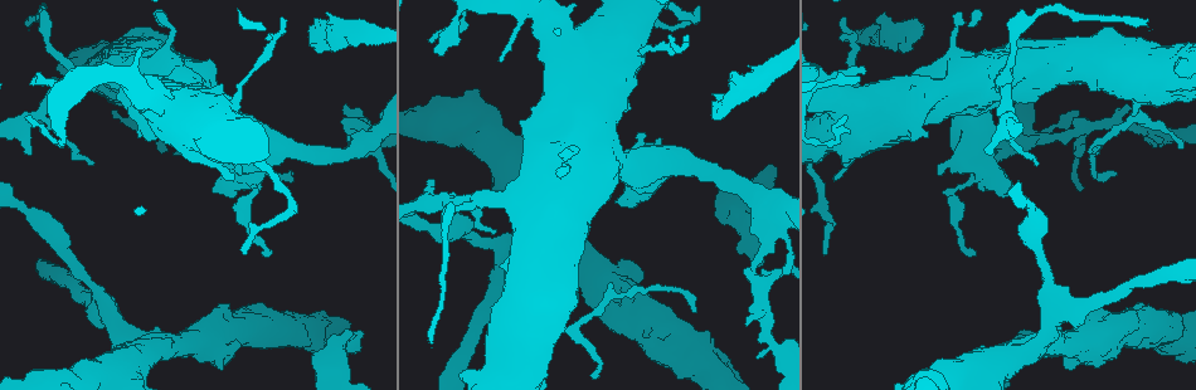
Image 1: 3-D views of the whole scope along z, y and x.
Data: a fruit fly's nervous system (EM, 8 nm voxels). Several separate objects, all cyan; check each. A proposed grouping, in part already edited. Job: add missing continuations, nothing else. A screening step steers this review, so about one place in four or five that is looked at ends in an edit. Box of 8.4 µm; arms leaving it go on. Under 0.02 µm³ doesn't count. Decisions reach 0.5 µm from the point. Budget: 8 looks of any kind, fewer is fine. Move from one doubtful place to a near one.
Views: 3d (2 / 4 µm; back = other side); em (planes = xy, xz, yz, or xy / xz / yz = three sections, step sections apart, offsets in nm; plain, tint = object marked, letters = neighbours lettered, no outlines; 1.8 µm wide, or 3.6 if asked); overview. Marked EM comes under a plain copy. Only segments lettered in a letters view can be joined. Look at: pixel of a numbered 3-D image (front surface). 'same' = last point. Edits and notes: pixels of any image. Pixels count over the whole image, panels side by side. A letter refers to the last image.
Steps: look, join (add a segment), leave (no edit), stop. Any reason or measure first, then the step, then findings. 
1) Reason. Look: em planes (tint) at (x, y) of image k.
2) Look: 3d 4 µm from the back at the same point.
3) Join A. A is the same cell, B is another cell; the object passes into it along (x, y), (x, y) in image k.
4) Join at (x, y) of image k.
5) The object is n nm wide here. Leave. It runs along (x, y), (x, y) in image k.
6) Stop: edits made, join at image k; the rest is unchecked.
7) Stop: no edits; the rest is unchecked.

Thick turns thin. Look: 3d 4 µm at (530, 197) of image 1.

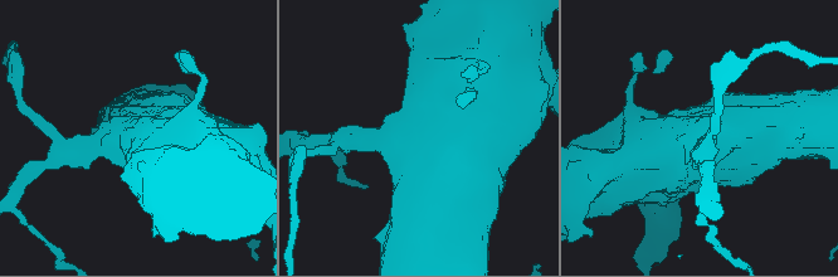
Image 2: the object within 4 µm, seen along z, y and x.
Need the tissue. Look: em 3.6 µm planes (letters) at (422, 138) of image 2.

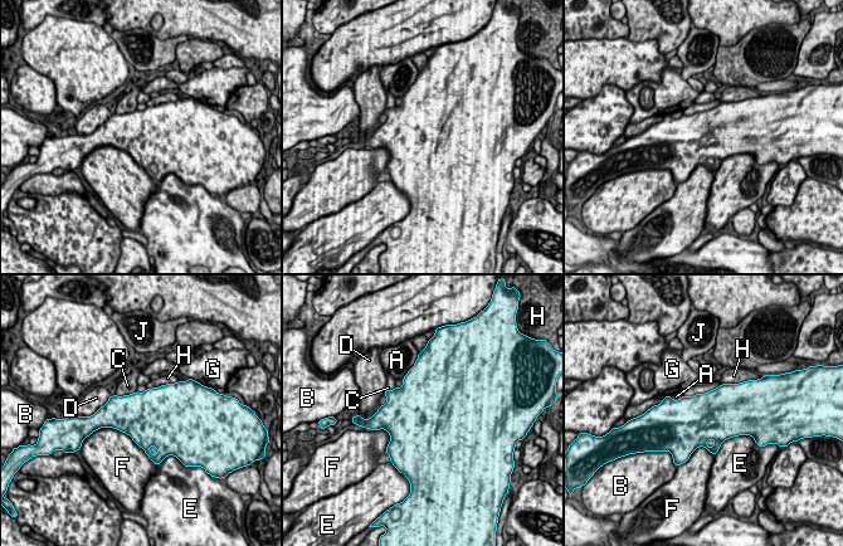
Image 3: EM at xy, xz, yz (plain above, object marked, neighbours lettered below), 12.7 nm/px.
The object is 700 nm wide here. Leave. A, B, C, D, E, F, G, H and J are other cells; no lettered segment goes on from it.

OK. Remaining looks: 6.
A fork. Look: 3d 4 µm at (745, 89) of image 1.

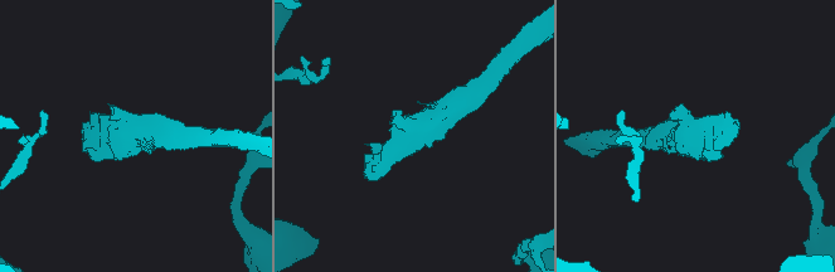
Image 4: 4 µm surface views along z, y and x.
Look: em xy step 4 (tint) at (411, 134) of image 4.

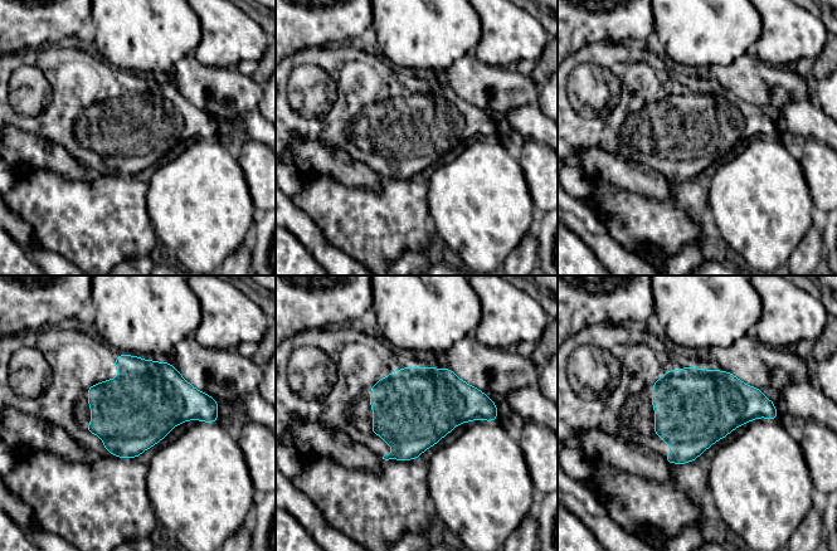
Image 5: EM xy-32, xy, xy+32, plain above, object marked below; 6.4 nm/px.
Look: em yz step 16 (letters) at the same point.

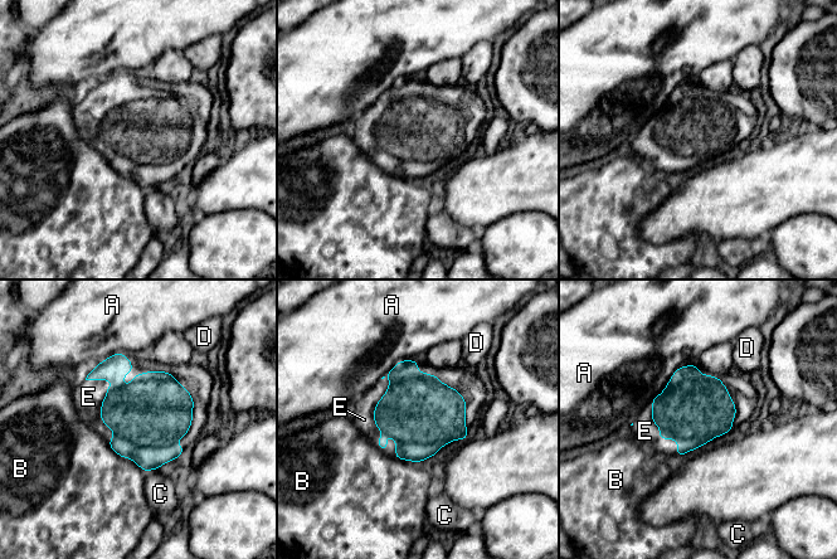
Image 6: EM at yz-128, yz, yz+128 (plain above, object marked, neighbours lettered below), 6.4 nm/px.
Join E. E is the same cell, A, B, C and D are other cells; the neuron continues.

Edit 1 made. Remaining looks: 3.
Look: overview.

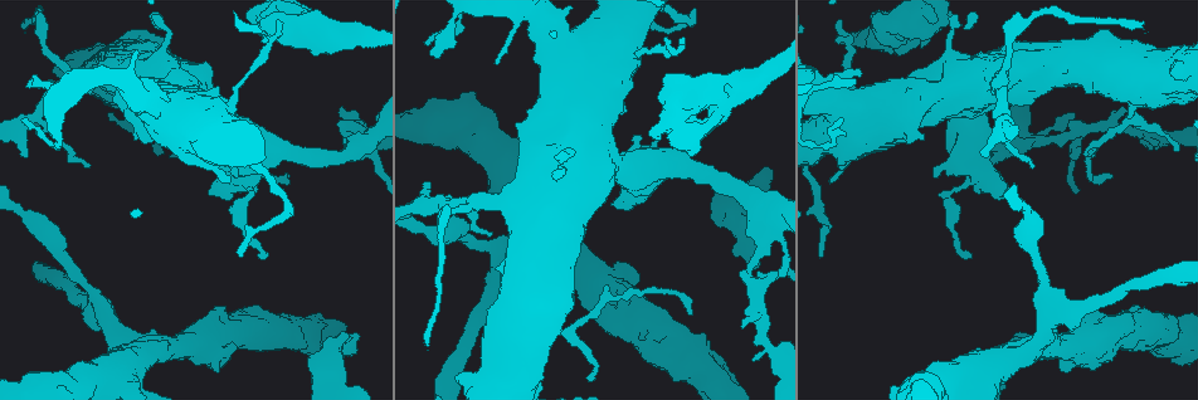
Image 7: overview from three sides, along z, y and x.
Free end. Look: em xz step 16 (tint) at (352, 351) of image 7.

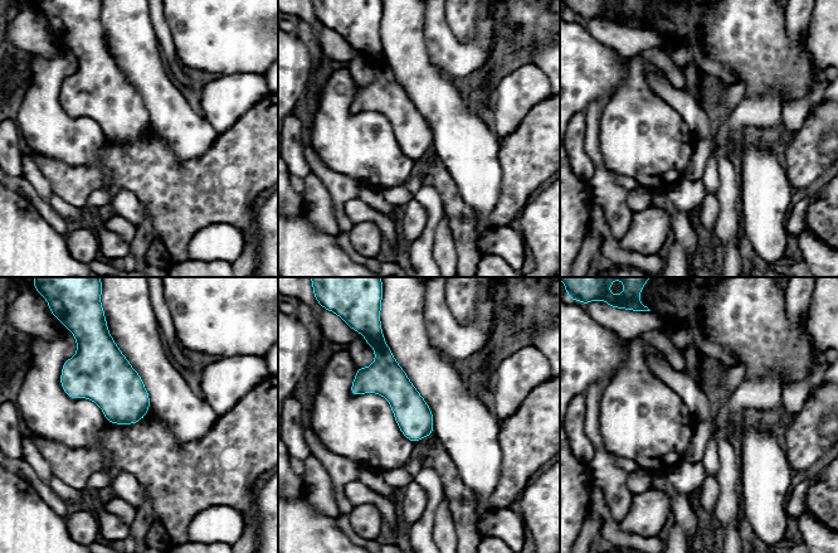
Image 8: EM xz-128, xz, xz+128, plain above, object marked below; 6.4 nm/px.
Look: em xz step 16 (letters) at the same point.

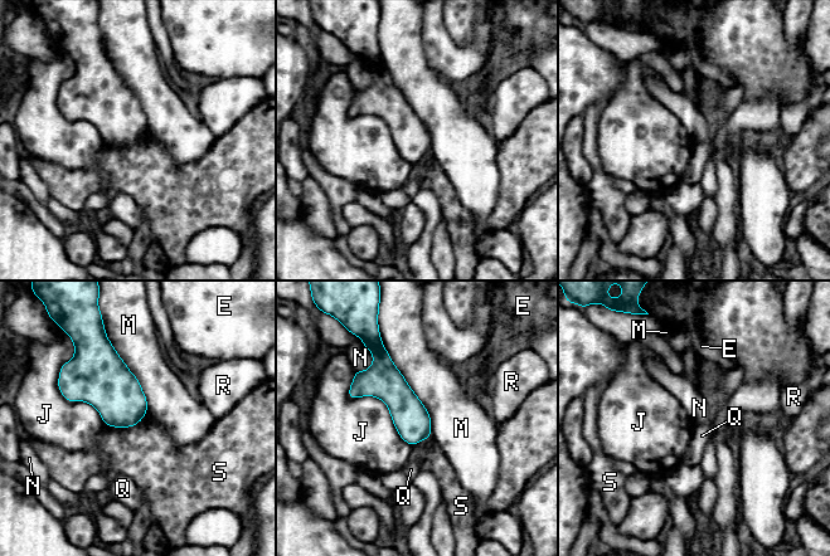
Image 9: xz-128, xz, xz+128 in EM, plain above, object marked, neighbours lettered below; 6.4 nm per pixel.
The longest contact is with M, 700 nm. Leave. E, J, M, N, Q, R and S are other cells; no lettered segment goes on from it.

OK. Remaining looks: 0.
Stop: edits made, join at image 6; the rest is unchecked.

